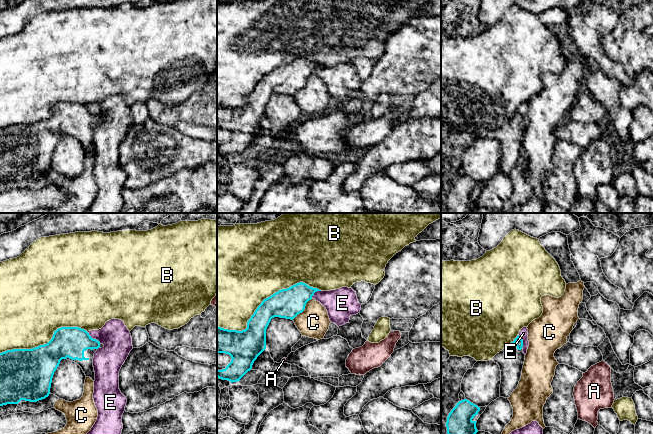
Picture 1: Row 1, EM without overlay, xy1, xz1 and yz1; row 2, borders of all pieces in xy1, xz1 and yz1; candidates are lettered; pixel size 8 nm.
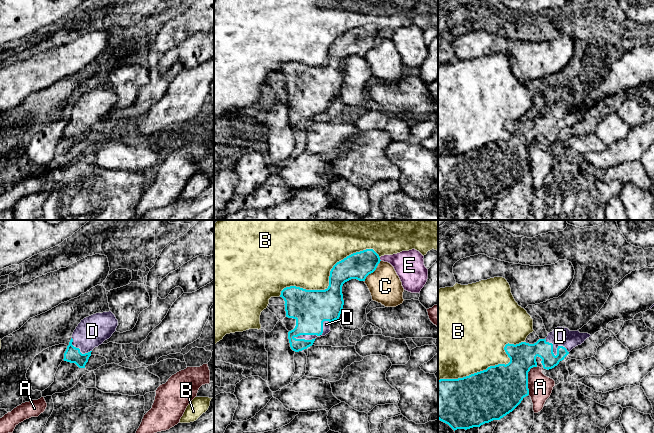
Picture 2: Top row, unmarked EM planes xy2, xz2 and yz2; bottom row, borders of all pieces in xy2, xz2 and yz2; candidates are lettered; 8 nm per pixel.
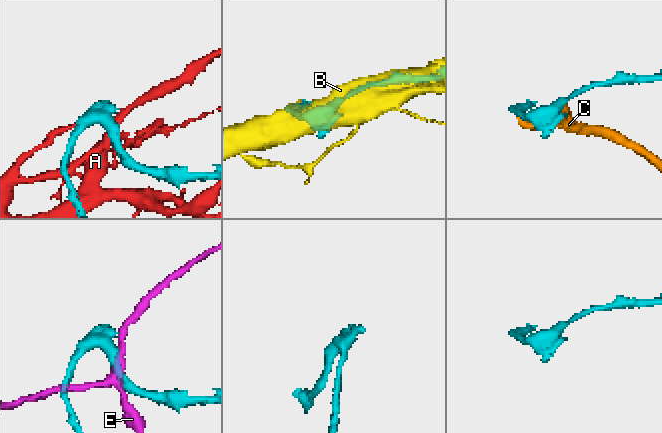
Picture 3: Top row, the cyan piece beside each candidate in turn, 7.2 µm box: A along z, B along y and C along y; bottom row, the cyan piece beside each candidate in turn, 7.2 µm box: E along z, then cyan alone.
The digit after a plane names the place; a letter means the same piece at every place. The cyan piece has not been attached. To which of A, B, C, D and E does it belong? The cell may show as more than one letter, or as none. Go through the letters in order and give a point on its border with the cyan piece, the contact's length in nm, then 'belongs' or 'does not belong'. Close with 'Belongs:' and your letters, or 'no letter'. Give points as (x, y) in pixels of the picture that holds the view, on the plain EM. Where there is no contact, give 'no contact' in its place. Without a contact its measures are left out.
A: meets cyan in yz2 at (527, 154); contact 240 nm long; does not belong
B: meets cyan in xz2 at (329, 55); contact 850 nm long; does not belong
C: meets cyan in xz1 at (304, 84); contact 240 nm long; does not belong
D: meets cyan in xz2 at (316, 110); contact 340 nm long; belongs
E: meets cyan in xy1 at (94, 115); contact 140 nm long; does not belong
Belongs: D

